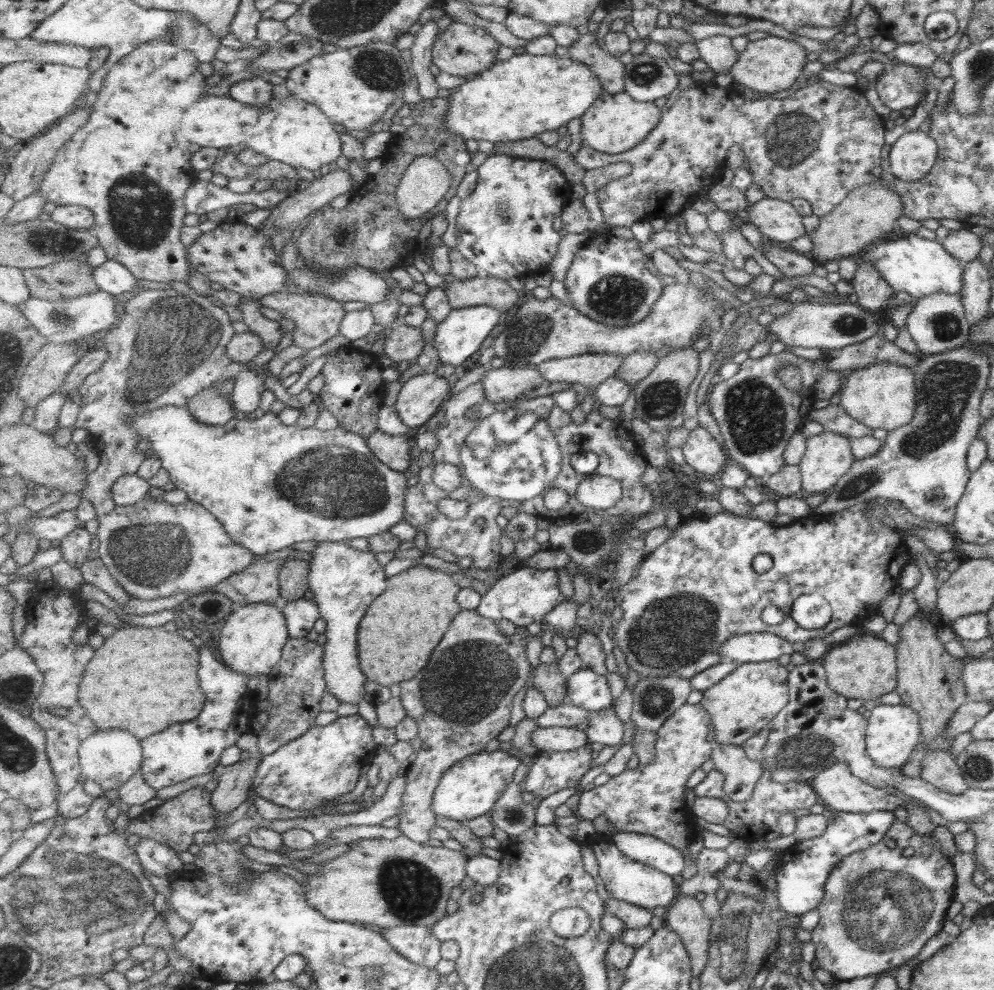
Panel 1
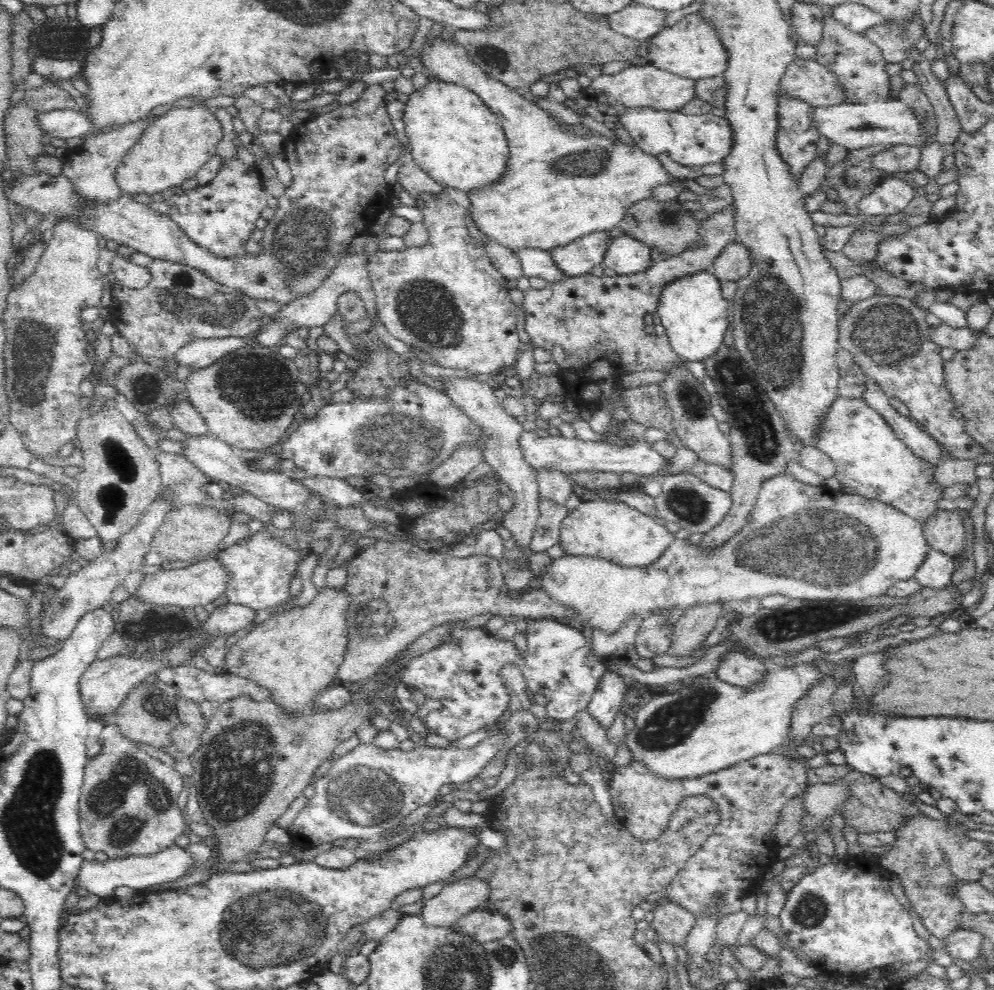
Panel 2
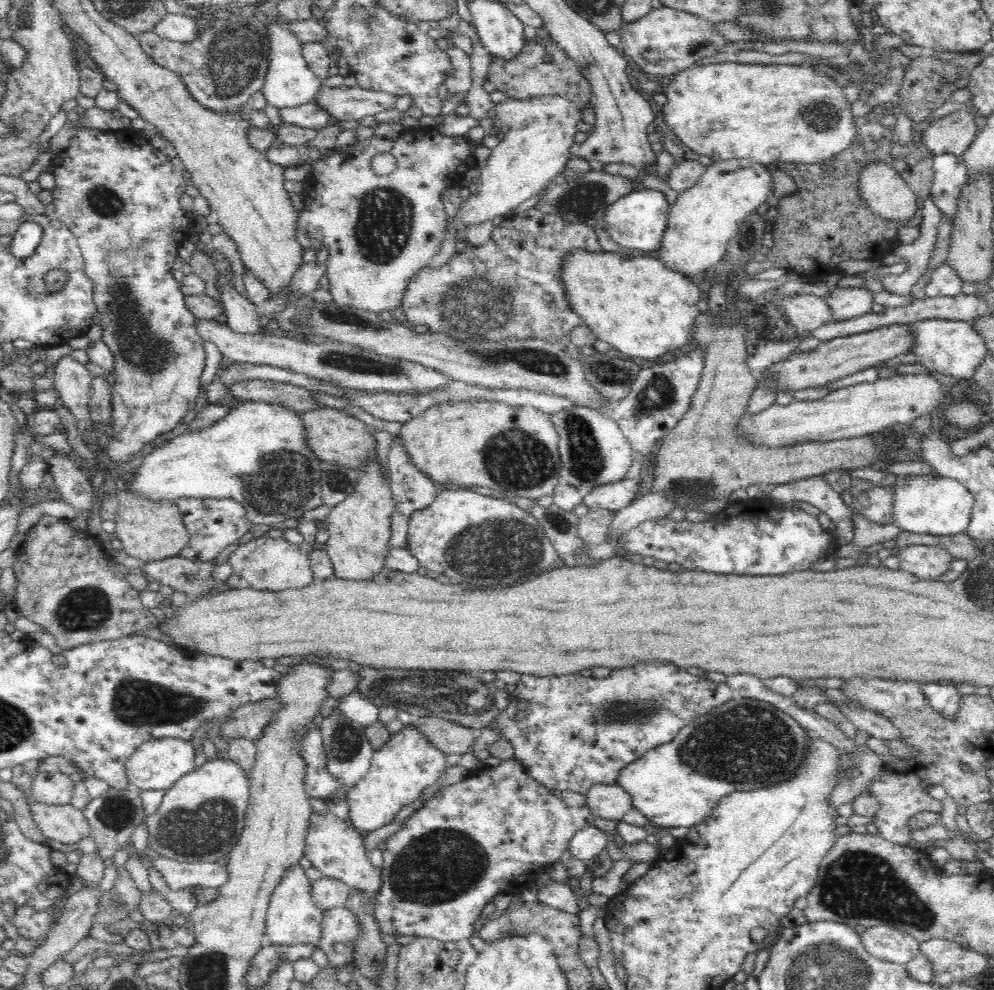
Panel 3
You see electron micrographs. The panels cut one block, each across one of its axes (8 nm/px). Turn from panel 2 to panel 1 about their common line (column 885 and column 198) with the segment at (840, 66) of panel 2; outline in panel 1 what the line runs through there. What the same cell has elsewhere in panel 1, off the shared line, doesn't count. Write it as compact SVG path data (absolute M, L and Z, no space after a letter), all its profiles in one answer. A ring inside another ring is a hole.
M157 39L139 44L111 68L88 124L81 127L57 153L52 169L38 190L57 206L89 208L96 215L92 231L107 258L123 264L140 280L187 284L193 276L181 234L188 214L186 195L189 186L197 179L191 166L190 140L183 132L183 118L189 106L206 96L207 76L199 72L199 64L201 61L193 51L169 40Z

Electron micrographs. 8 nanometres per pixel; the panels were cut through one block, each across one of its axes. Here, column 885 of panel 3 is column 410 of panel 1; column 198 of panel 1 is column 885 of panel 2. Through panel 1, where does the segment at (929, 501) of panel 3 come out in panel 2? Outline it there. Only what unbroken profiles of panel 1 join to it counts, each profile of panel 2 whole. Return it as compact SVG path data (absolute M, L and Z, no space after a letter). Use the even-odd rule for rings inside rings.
M838 395L836 400L825 410L816 428L812 446L825 452L838 468L836 479L843 487L849 487L866 499L876 499L903 510L921 523L937 508L937 503L944 498L943 487L936 483L934 469L916 458L912 451L897 436L886 422L884 415L866 402L864 397L844 397Z

